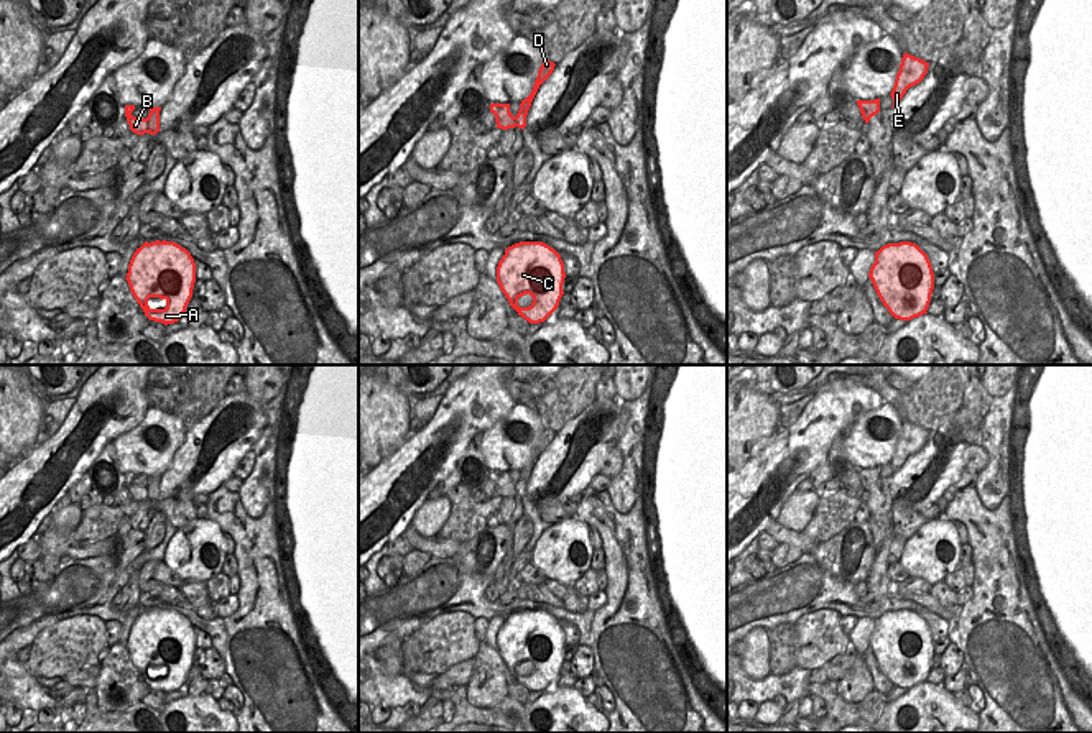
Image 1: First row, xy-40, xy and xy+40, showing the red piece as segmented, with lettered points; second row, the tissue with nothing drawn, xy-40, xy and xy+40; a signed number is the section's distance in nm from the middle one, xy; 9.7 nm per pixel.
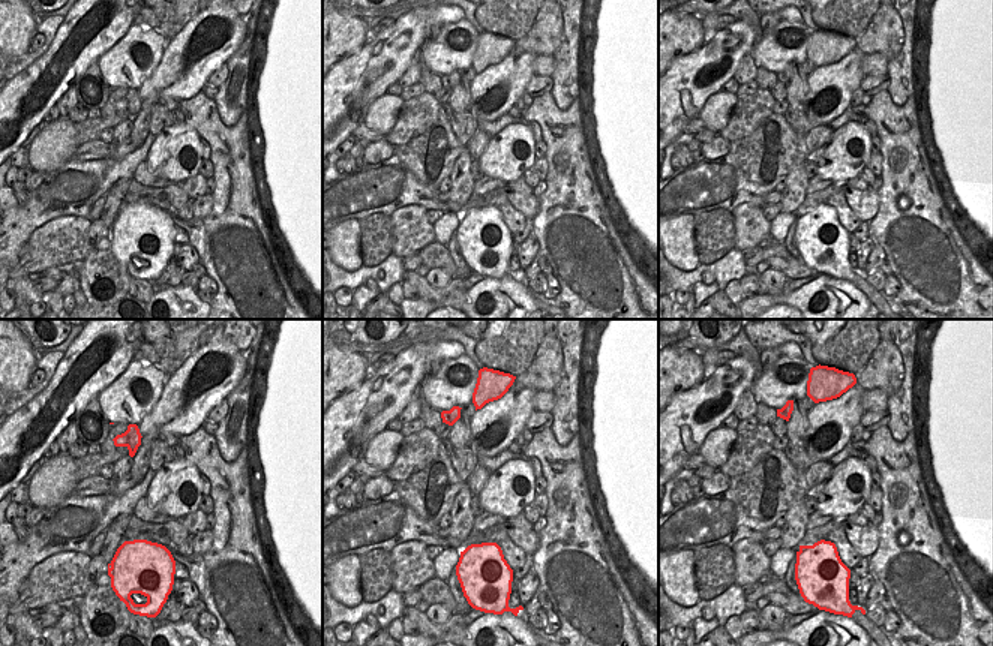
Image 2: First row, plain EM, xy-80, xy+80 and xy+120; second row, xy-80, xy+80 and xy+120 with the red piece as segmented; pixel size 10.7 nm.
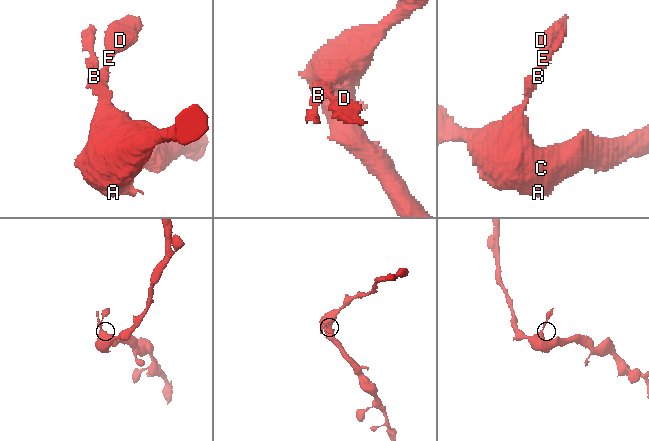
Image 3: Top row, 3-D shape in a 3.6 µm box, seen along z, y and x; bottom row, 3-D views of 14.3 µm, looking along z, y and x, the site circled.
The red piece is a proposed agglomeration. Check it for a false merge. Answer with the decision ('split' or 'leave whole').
leave whole

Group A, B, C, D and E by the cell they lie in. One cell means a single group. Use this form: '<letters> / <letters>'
A B C D E

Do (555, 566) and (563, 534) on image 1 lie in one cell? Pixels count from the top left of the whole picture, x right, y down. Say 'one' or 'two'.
one

